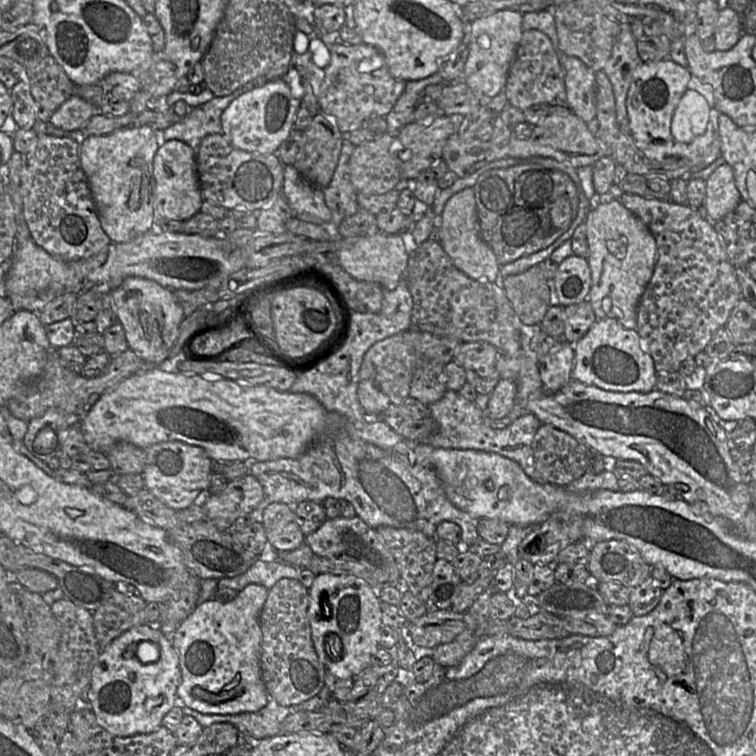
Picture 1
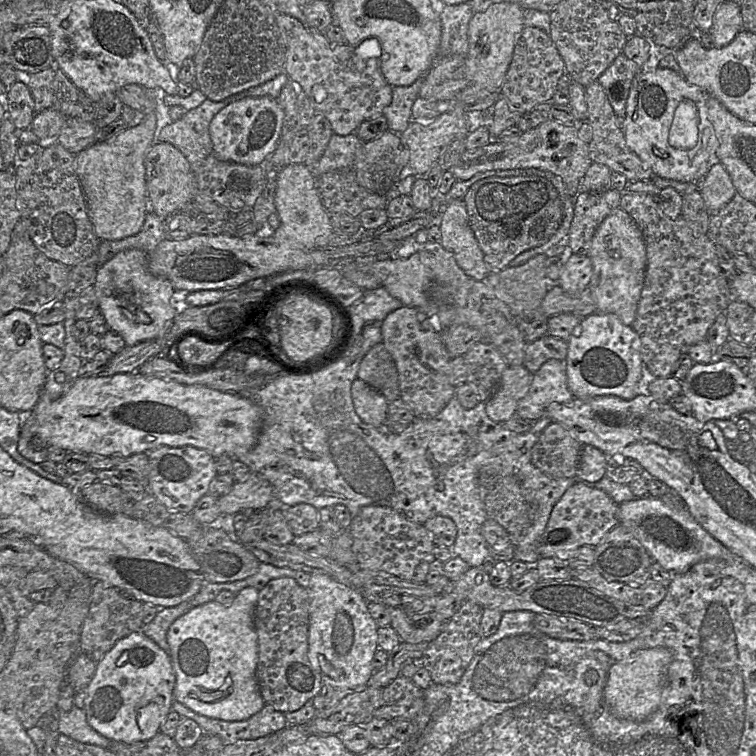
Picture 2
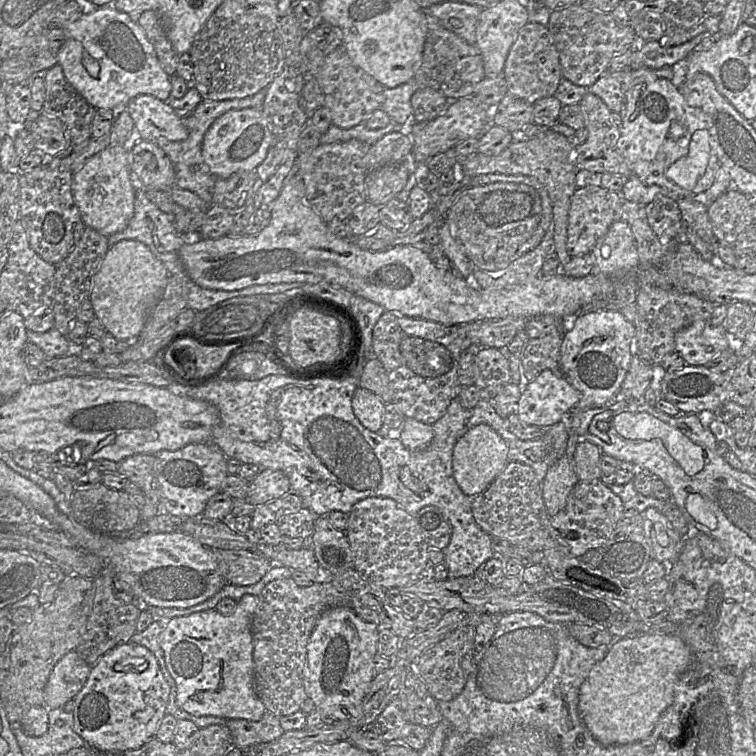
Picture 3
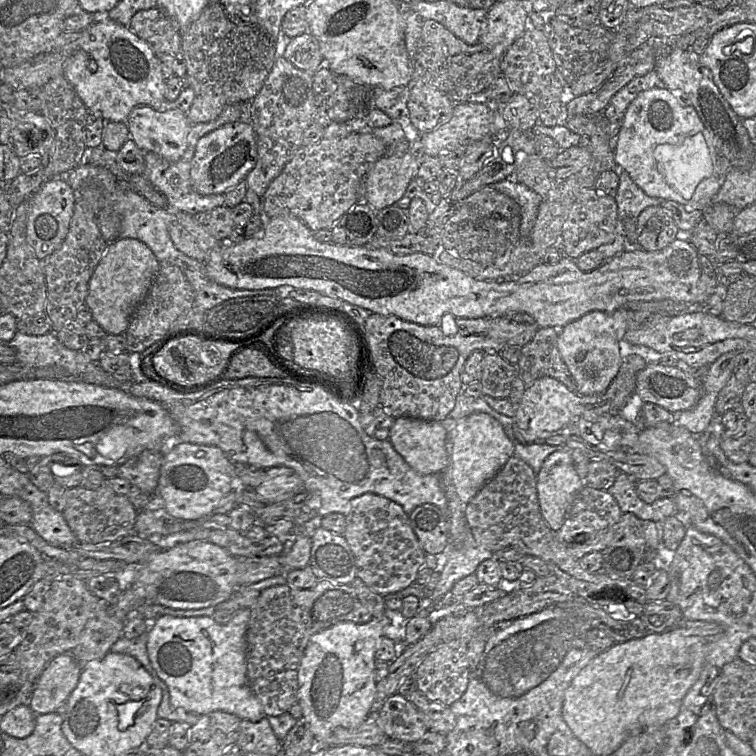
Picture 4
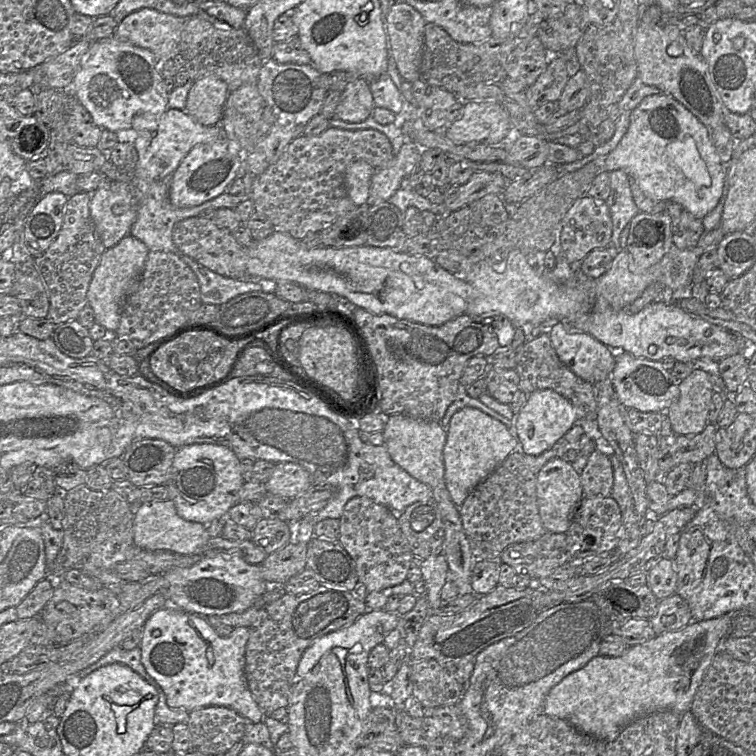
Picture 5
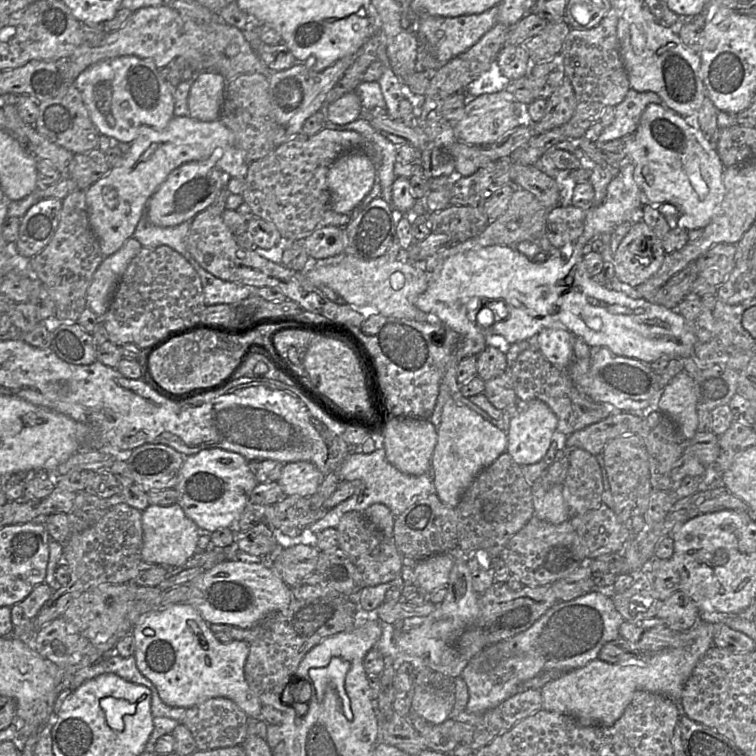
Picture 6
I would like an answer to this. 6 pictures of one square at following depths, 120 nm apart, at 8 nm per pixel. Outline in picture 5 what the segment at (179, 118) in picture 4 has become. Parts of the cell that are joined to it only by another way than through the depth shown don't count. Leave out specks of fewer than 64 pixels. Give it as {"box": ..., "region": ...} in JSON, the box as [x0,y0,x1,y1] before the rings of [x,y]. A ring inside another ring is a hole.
{"box":[130,108,223,181],"region":[[[169,108],[160,115],[137,114],[130,129],[133,147],[138,159],[133,171],[136,180],[156,181],[172,176],[183,158],[197,145],[217,140],[223,136],[220,125],[203,126],[186,110]]]}

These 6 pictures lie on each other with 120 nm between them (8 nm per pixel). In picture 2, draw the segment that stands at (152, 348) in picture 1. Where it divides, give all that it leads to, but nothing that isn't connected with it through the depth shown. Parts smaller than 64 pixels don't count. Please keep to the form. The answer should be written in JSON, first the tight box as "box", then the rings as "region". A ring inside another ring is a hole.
{"box":[94,249,186,346],"region":[[[138,249],[123,250],[100,265],[94,282],[99,311],[110,330],[116,331],[127,346],[166,335],[186,293],[177,292],[171,282],[153,275],[148,269],[148,255]]]}

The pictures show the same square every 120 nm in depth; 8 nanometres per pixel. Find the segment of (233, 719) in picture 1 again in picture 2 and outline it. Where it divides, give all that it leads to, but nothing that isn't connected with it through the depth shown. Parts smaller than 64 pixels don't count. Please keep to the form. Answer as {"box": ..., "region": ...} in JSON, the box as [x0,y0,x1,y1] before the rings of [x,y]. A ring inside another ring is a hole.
{"box":[172,699,288,744],"region":[[[174,699],[172,710],[183,718],[192,719],[204,733],[214,734],[224,744],[253,740],[278,732],[288,726],[285,714],[265,705],[260,712],[244,721],[224,721],[202,716]]]}

